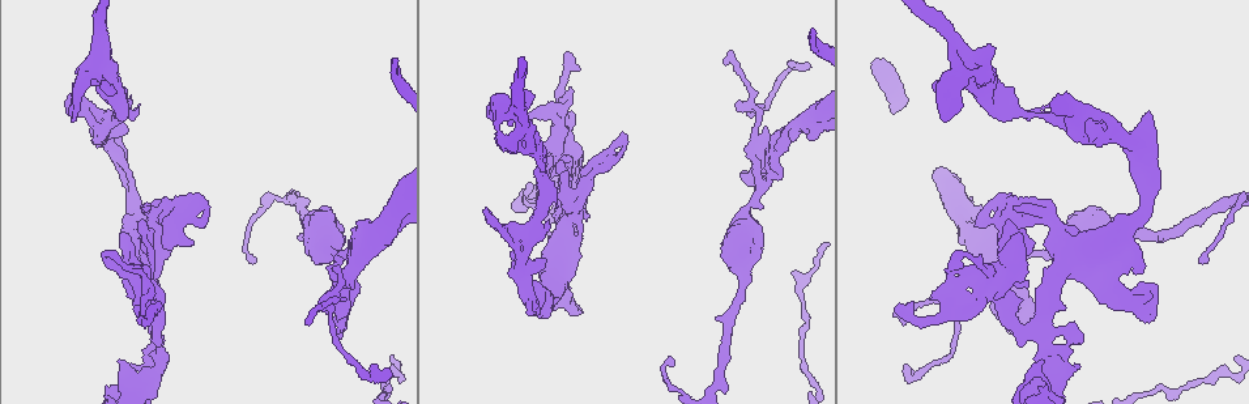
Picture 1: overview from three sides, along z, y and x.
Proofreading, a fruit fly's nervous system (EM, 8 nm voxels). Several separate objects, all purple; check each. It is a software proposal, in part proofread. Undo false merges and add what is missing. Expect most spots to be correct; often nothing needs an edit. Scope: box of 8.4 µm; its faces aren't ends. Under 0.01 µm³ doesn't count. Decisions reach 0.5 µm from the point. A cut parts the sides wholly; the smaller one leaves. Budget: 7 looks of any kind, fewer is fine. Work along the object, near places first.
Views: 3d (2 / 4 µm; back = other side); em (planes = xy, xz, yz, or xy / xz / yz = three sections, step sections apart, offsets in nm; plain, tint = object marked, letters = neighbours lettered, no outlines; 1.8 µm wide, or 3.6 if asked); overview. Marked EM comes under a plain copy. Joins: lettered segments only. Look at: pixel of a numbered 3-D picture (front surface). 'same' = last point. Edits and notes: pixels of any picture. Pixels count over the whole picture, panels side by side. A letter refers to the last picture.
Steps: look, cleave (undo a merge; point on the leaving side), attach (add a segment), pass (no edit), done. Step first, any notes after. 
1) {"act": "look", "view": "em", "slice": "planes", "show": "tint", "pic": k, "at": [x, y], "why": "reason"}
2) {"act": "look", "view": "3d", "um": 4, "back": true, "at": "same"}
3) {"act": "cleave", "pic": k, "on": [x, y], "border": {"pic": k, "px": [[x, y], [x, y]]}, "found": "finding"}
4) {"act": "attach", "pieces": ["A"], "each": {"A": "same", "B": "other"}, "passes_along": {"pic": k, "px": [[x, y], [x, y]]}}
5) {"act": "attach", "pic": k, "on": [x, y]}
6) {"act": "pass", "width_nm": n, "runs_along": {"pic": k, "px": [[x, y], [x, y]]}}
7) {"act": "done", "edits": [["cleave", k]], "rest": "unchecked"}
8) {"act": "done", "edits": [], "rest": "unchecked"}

{"act": "look", "view": "em", "slice": "planes", "show": "letters", "pic": 1, "at": [1108, 132], "why": "four-way junction"}

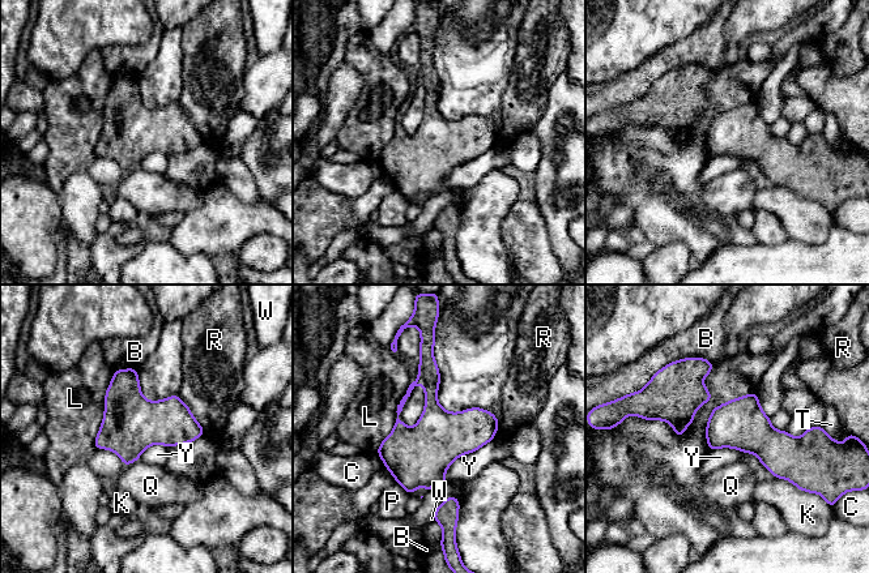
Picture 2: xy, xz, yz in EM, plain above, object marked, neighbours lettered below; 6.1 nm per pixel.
{"act": "pass", "each": {"B": "other", "C": "other", "K": "other", "L": "other", "P": "other", "Q": "other", "R": "other", "T": "other", "W": "other", "Y": "other"}, "border": {"pic": 2, "px": [[494, 436], [459, 456], [443, 478]]}, "found": "continuous, no second neuron"}

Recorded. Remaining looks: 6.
{"act": "look", "view": "3d", "um": 2, "pic": 1, "at": [166, 211], "why": "calibre changes"}

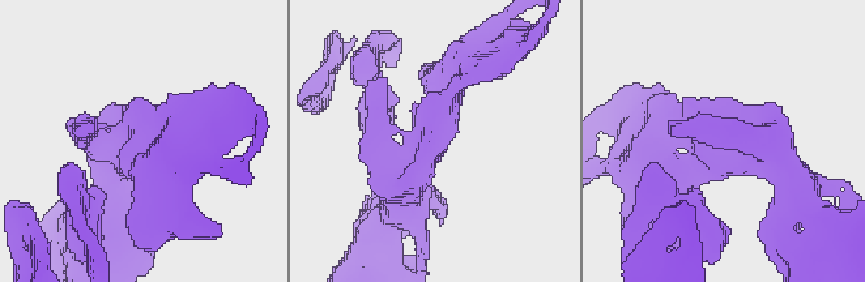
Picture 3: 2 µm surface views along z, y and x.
{"act": "look", "view": "em", "slice": "planes", "show": "letters", "pic": 3, "at": [434, 126], "arms": 4, "why": "now the EM"}

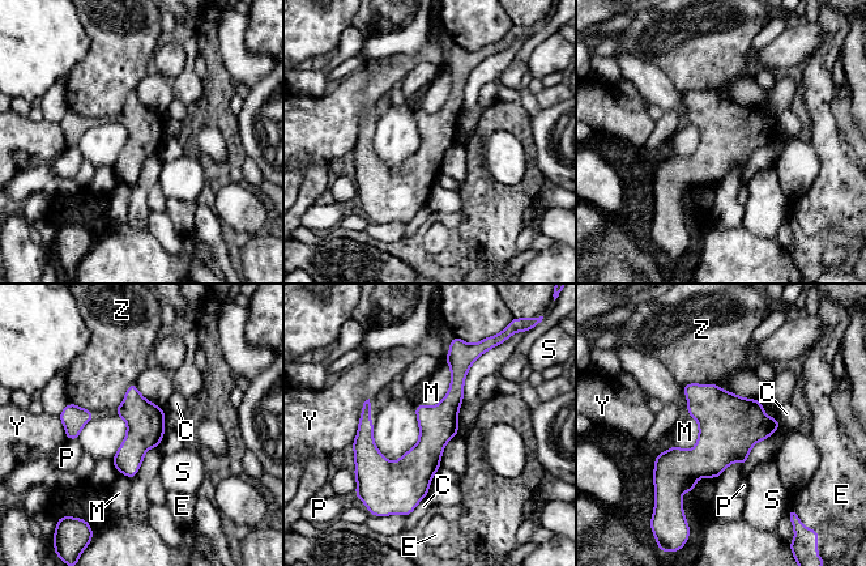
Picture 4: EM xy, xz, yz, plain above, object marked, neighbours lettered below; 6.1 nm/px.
{"act": "pass", "width_nm": 240, "each": {"C": "other", "E": "other", "M": "other", "P": "other", "S": "other", "Y": "other", "Z": "other"}, "border": {"pic": 4, "px": [[446, 361], [447, 394], [418, 404]]}, "found": "one neuron here"}

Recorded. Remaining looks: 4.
{"act": "look", "view": "em", "slice": "planes", "show": "letters", "pic": 1, "at": [341, 338], "why": "free end"}

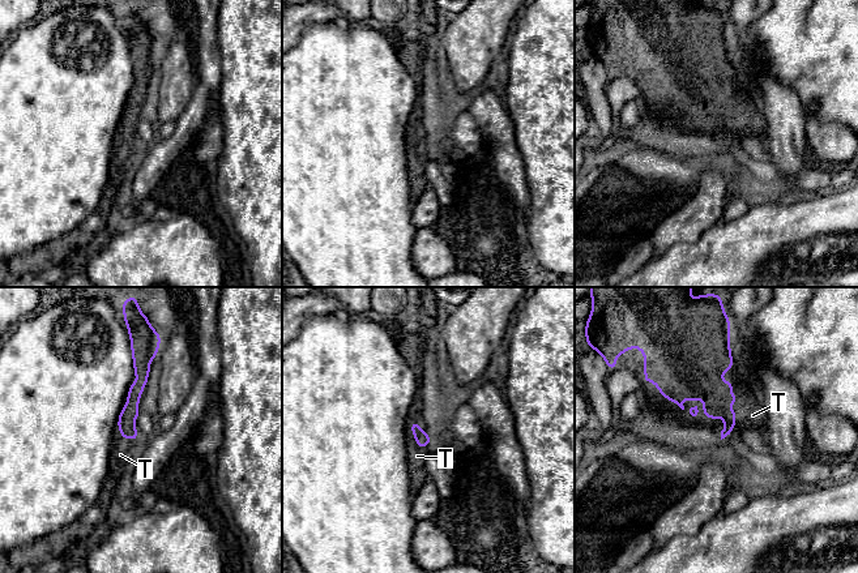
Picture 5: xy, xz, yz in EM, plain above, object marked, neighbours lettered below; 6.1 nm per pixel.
{"act": "attach", "pieces": ["T"], "longest_contact_nm": ["T", 150], "each": {"T": "same"}, "found": "the neuron continues"}

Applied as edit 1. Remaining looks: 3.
{"act": "done", "edits": [["attach", 5]], "rest": "unchecked"}

